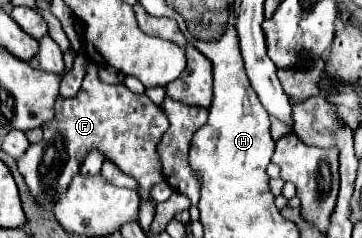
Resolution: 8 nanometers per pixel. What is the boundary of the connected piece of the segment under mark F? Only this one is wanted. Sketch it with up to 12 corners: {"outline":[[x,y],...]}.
{"outline":[[91,62],[75,98],[57,98],[43,142],[17,160],[41,206],[99,148],[139,182],[163,182],[165,114],[101,82]]}

